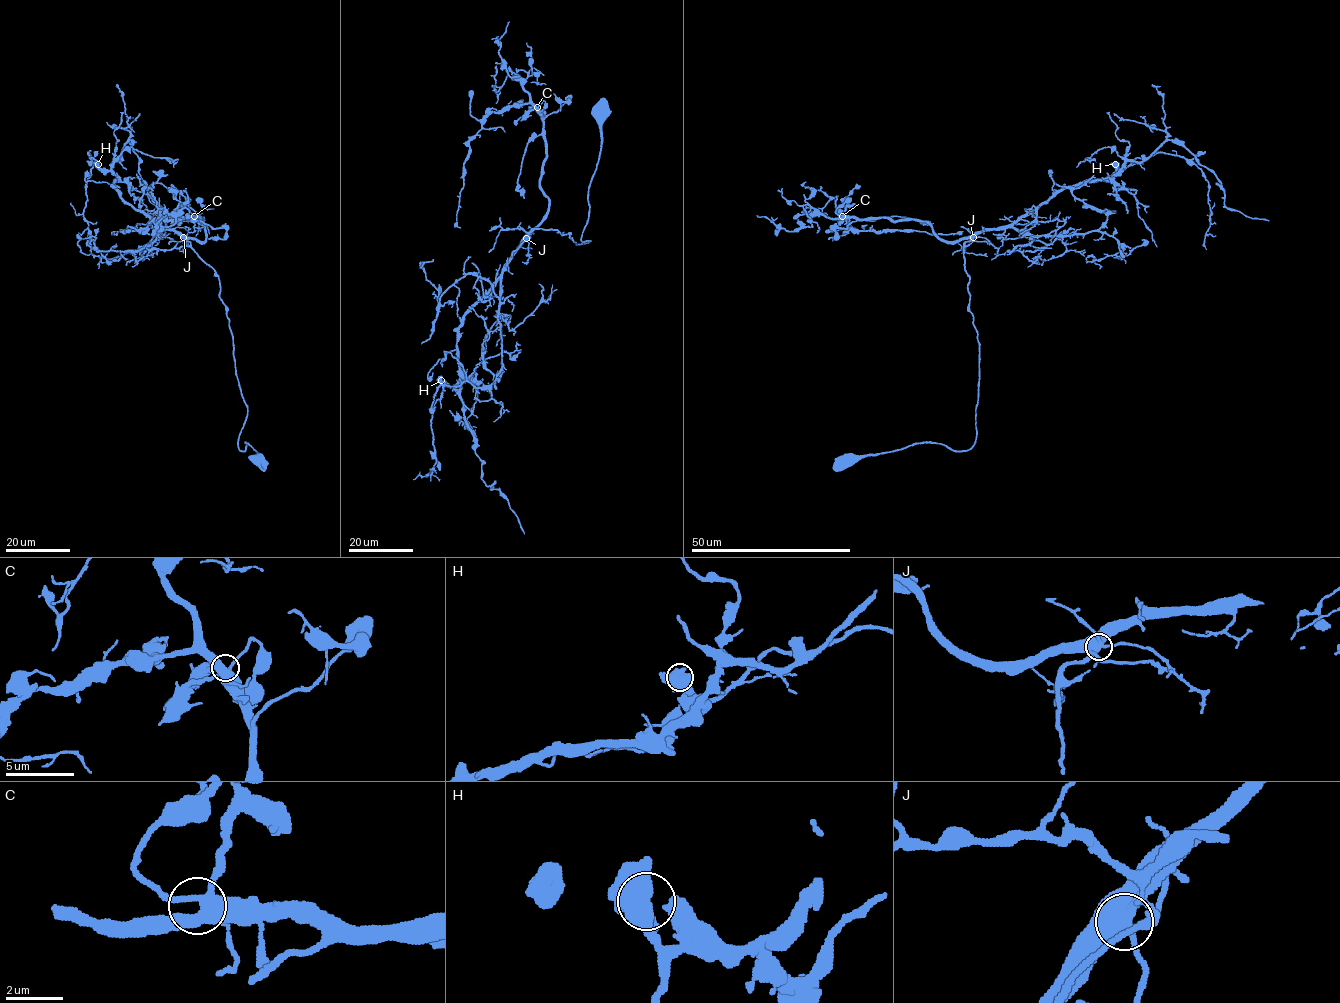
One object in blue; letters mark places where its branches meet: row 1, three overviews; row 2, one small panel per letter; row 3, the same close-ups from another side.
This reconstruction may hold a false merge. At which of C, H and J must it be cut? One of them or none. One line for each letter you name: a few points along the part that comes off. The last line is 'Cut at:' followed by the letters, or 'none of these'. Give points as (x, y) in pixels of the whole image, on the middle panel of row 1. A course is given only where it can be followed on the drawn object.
Cut at: none of these

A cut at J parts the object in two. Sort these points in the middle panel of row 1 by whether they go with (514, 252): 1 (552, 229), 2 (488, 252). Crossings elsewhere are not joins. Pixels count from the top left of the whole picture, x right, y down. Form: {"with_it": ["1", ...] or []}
{"with_it": []}

